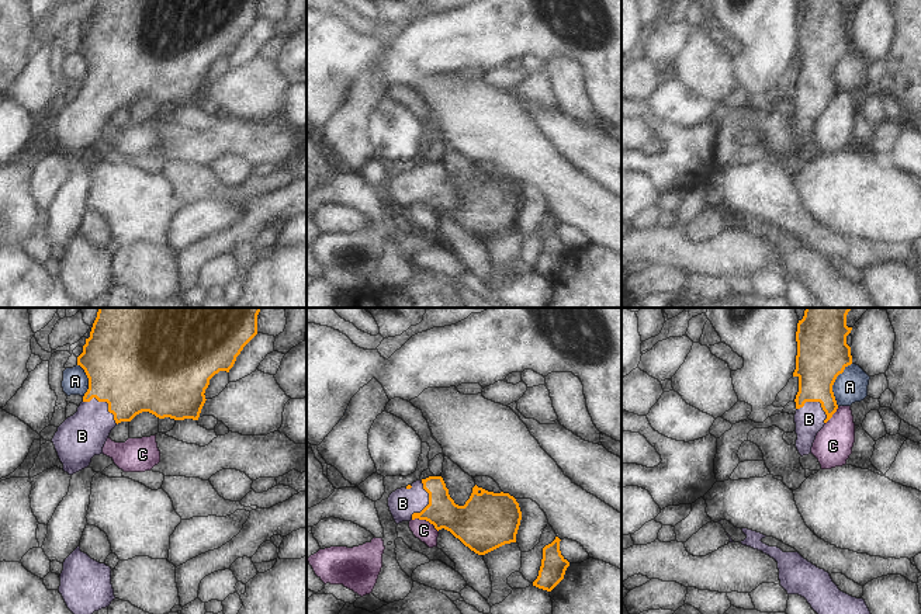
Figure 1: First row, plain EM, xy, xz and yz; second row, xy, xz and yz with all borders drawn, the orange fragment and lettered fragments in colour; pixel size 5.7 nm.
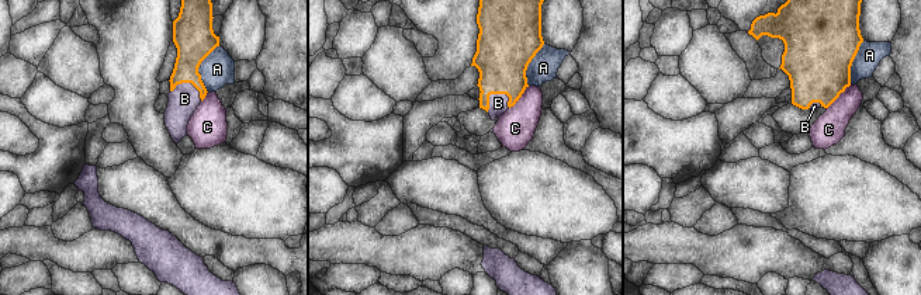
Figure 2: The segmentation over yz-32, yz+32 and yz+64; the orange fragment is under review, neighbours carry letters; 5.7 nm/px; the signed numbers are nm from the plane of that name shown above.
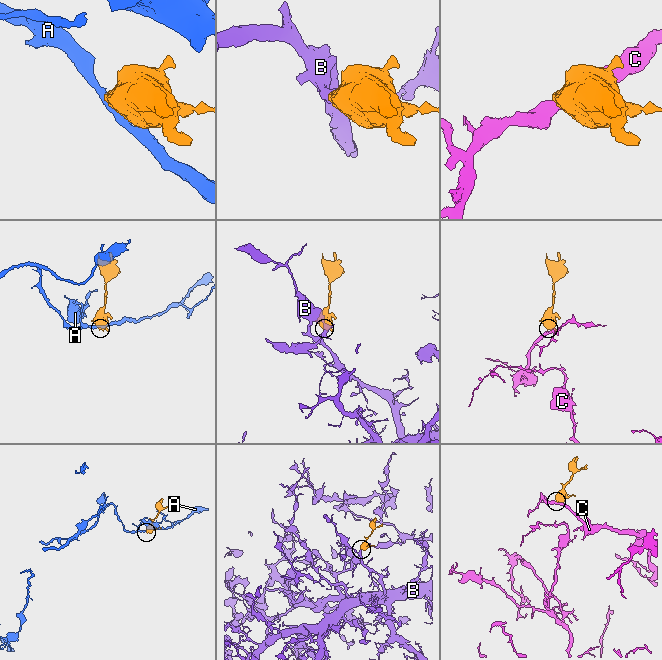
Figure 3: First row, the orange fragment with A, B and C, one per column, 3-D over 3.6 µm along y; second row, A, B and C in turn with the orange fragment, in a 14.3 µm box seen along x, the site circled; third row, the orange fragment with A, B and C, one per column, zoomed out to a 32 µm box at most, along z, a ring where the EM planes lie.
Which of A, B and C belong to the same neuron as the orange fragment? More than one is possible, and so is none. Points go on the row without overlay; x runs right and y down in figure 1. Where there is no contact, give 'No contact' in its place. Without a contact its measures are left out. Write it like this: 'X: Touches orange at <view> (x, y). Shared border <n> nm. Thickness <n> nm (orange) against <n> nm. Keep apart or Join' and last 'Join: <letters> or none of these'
A: Touches orange at yz (833, 69). Shared border 260 nm. Thickness 300 nm (orange) against 190 nm. Keep apart
B: Touches orange at xy (106, 86). Shared border 240 nm. Thickness 500 nm (orange) against 260 nm. Join
C: Touches orange at xz (426, 205). Shared border 170 nm. Thickness 220 nm (orange) against 110 nm. Keep apart
Join: B

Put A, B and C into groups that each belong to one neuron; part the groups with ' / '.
A / B / C

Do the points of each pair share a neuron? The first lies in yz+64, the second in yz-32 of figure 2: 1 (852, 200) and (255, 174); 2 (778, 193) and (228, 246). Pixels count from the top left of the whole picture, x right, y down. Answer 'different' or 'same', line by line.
1: same
2: same

